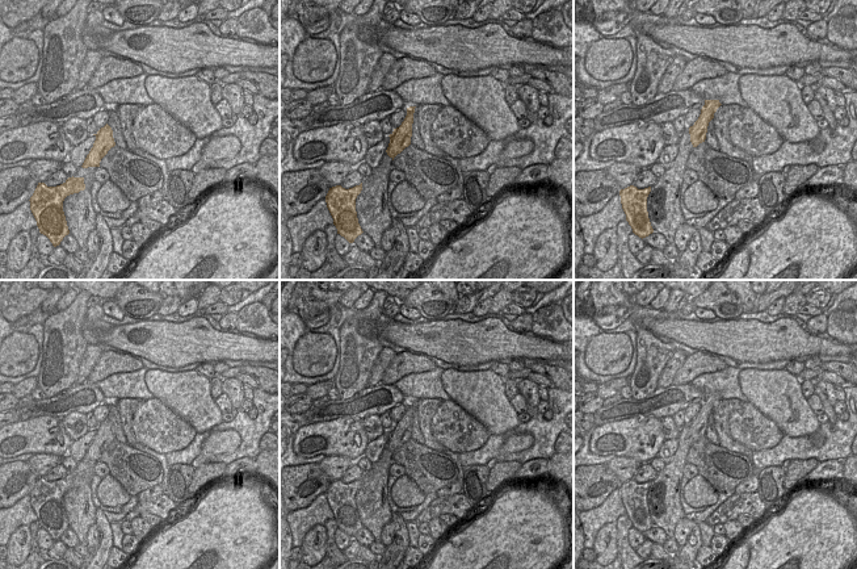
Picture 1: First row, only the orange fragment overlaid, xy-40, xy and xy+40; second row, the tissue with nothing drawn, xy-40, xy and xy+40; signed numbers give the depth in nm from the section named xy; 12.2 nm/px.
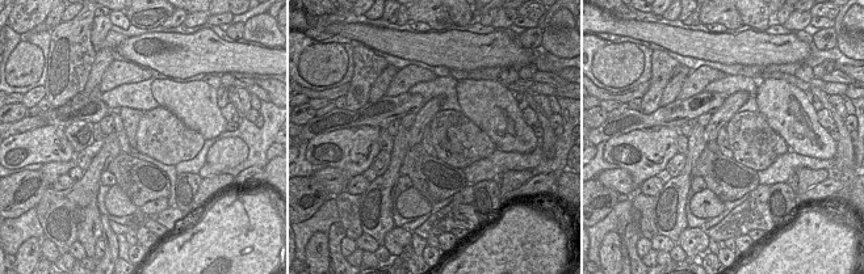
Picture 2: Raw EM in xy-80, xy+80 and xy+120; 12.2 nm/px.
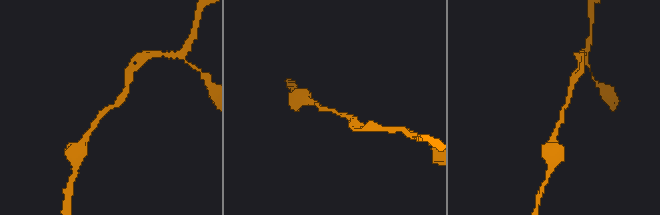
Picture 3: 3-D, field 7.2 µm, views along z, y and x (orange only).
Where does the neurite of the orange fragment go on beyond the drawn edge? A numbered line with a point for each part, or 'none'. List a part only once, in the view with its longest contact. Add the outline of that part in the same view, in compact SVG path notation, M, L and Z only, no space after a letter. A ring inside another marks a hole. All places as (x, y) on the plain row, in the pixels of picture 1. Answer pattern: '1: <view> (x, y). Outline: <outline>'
none.

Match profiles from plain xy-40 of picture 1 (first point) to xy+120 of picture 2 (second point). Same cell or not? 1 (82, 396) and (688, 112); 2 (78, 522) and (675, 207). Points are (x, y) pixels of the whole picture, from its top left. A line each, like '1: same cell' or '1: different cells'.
1: same cell
2: same cell

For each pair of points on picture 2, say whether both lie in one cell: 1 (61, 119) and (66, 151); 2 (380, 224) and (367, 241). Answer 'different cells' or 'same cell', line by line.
1: different cells
2: different cells

